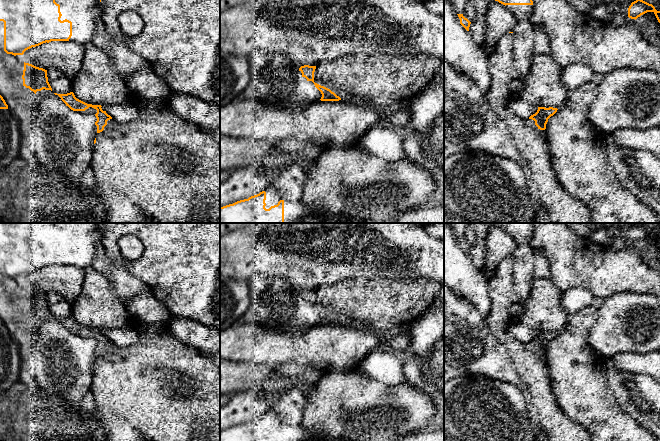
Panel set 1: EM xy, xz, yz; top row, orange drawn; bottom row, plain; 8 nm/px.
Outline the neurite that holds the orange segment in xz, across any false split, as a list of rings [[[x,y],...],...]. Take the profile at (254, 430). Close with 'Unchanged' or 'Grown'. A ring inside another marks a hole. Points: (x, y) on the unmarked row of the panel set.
[[[285,396],[257,419],[220,431],[220,441],[314,441],[314,433],[299,425],[304,406],[291,405]]]. Grown

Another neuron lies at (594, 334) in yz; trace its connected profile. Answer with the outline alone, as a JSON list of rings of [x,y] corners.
[[[617,293],[603,300],[588,342],[600,356],[660,350],[660,298],[654,294]]]

